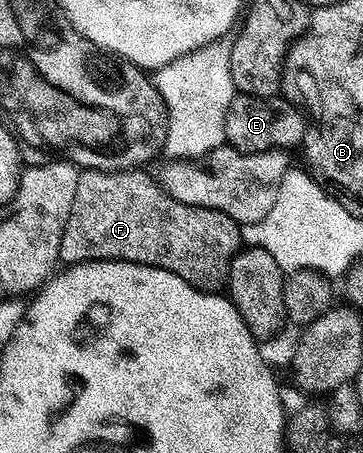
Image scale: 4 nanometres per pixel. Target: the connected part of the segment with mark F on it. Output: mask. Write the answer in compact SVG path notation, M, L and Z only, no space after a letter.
M146 170L79 171L76 198L64 234L59 261L69 266L85 260L123 260L168 270L204 292L221 289L230 275L232 258L243 247L238 221L220 210L176 202Z

